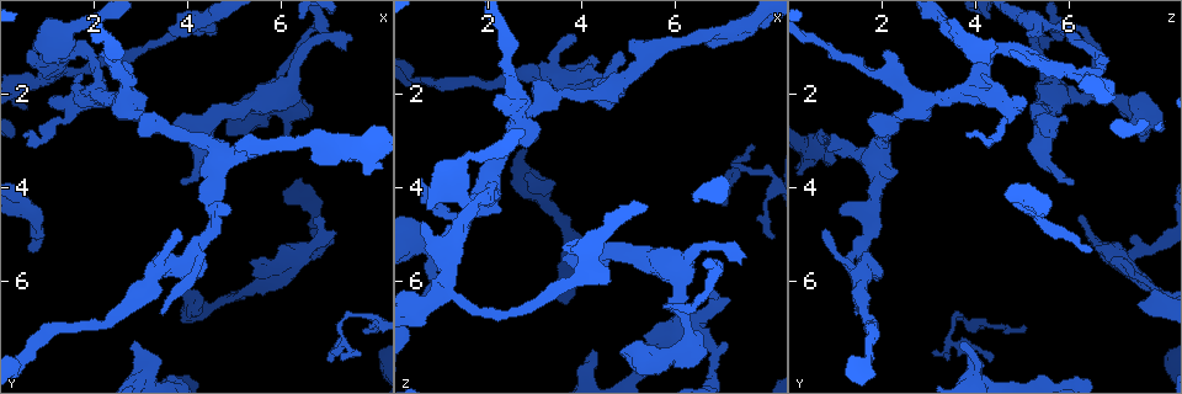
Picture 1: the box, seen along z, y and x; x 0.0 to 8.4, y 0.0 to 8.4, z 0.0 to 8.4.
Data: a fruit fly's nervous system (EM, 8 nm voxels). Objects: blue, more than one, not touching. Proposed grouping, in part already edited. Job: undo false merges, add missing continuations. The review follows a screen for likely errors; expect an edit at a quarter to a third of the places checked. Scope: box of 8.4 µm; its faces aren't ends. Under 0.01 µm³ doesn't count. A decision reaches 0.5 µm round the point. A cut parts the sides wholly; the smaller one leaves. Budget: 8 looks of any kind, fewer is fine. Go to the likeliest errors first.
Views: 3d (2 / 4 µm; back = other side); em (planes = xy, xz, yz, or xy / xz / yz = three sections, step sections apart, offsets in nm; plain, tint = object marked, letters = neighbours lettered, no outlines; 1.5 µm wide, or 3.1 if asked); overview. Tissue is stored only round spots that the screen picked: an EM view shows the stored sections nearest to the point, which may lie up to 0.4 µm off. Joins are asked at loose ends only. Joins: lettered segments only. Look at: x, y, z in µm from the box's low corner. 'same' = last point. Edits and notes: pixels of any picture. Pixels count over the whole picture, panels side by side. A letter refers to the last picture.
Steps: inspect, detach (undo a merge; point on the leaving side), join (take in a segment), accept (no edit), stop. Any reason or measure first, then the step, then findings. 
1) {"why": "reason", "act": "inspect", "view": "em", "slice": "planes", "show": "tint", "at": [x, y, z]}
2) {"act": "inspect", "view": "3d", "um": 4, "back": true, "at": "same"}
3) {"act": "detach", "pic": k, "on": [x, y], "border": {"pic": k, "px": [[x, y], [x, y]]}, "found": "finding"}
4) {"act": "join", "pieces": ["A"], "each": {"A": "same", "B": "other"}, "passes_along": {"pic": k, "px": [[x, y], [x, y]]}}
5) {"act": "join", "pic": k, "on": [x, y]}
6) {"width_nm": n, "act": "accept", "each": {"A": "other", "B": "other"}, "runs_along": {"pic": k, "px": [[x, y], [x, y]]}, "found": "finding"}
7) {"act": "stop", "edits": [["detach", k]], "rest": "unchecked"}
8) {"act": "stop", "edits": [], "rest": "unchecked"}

{"why": "free end", "act": "inspect", "view": "3d", "um": 4, "at": [0.75, 5.30, 6.50]}

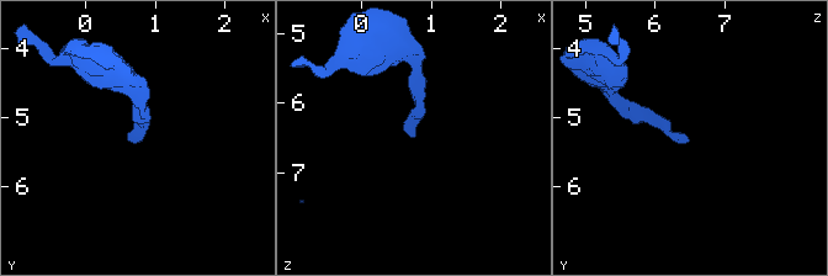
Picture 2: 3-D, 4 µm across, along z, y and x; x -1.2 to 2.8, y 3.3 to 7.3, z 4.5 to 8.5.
{"act": "inspect", "view": "em", "slice": "yz", "step": 4, "show": "tint", "at": [0.75, 5.35, 6.50]}

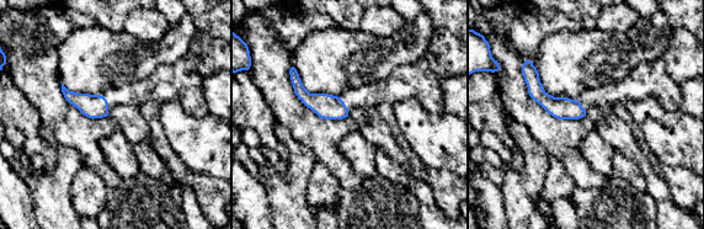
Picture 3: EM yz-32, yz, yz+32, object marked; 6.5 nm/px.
{"act": "inspect", "view": "em", "slice": "planes", "show": "letters", "at": "same"}

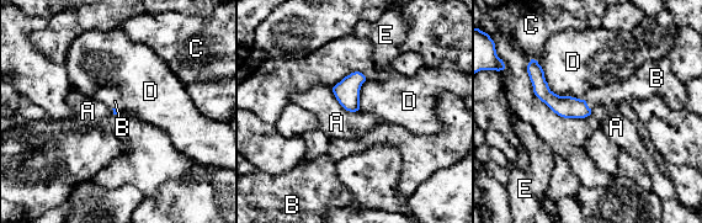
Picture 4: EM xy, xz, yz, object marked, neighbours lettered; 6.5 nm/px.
{"act": "join", "pieces": ["B"], "each": {"A": "other", "B": "same", "C": "other", "D": "other", "E": "other"}, "passes_along": {"pic": 4, "px": [[565, 106], [586, 104], [613, 94]]}, "found": "it goes on there"}

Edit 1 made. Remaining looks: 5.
{"act": "inspect", "view": "overview"}

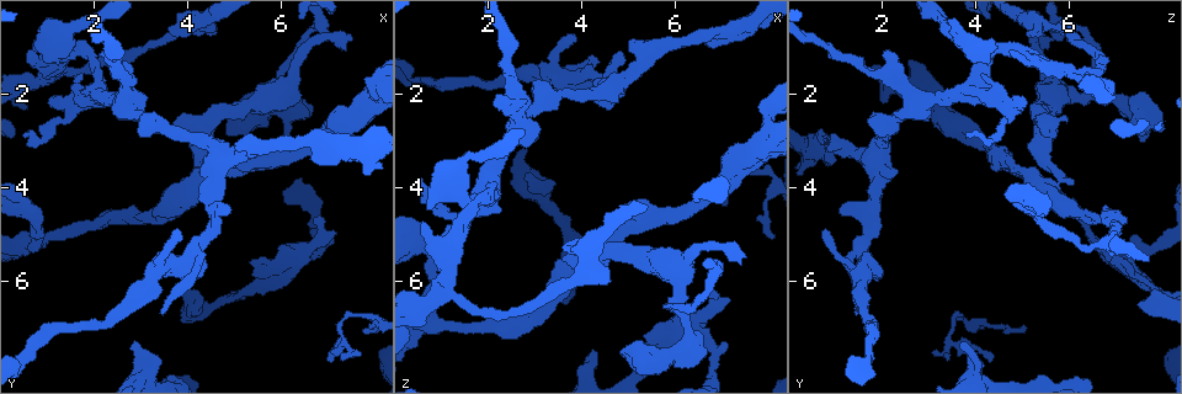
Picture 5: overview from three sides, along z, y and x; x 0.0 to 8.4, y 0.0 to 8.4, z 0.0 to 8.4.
{"why": "an open end", "act": "inspect", "view": "em", "slice": "xz", "step": 4, "show": "tint", "at": [7.45, 0.90, 5.60]}

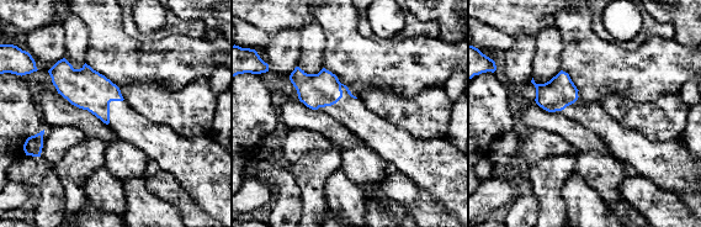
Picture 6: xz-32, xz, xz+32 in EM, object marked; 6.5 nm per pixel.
{"act": "inspect", "view": "em", "slice": "planes", "show": "letters", "at": "same"}

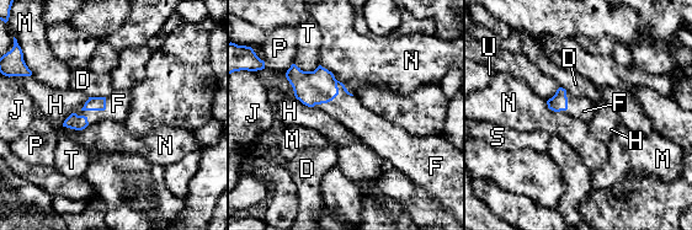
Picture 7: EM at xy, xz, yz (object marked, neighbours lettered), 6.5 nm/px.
{"act": "join", "pieces": ["F"], "each": {"D": "other", "F": "same", "H": "other", "J": "other", "M": "other", "N": "other", "P": "other", "S": "other", "T": "other", "U": "other"}, "found": "the cell continues"}

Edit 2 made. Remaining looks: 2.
{"why": "tapers out", "act": "inspect", "view": "3d", "um": 2, "back": true, "at": [7.70, 7.60, 3.20]}

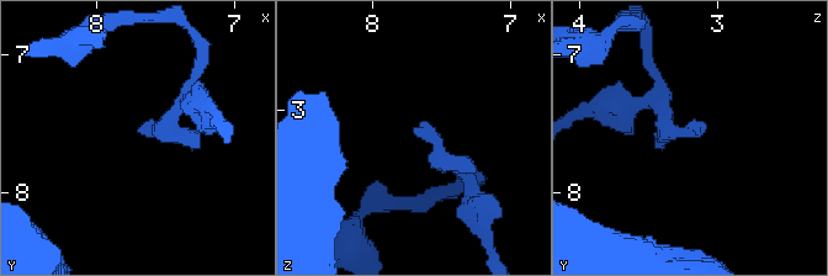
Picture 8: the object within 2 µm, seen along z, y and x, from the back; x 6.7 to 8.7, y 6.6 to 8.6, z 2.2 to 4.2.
{"why": "shape alone is not enough", "act": "inspect", "view": "em", "slice": "planes", "show": "letters", "at": [7.72, 7.56, 3.16]}

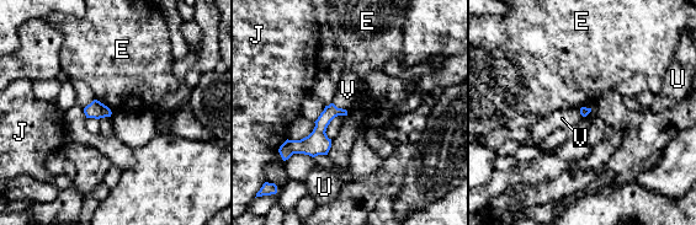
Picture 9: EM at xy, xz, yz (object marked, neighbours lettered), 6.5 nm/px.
{"act": "join", "pieces": ["V"], "each": {"E": "other", "J": "other", "U": "other", "V": "same"}, "found": "the cell continues"}

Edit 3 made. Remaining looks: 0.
{"act": "stop", "edits": [["join", 4], ["join", 7], ["join", 9]], "rest": "unchecked"}

